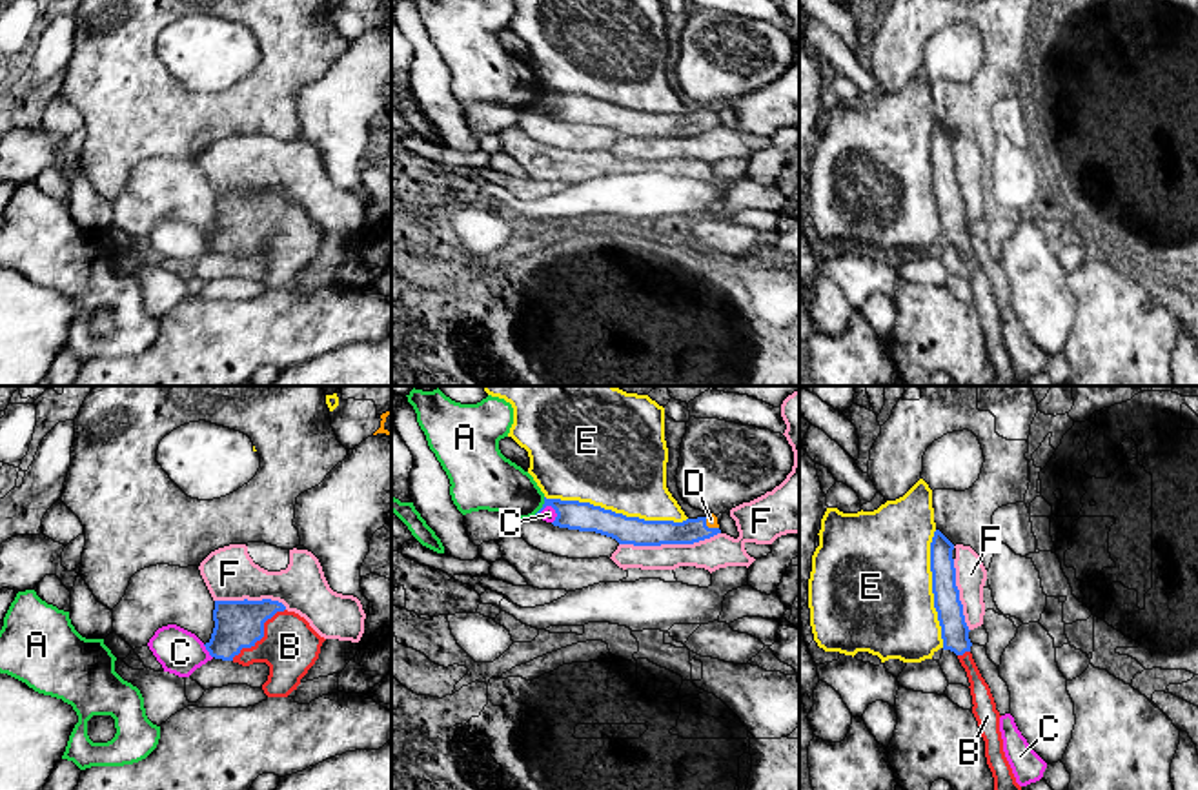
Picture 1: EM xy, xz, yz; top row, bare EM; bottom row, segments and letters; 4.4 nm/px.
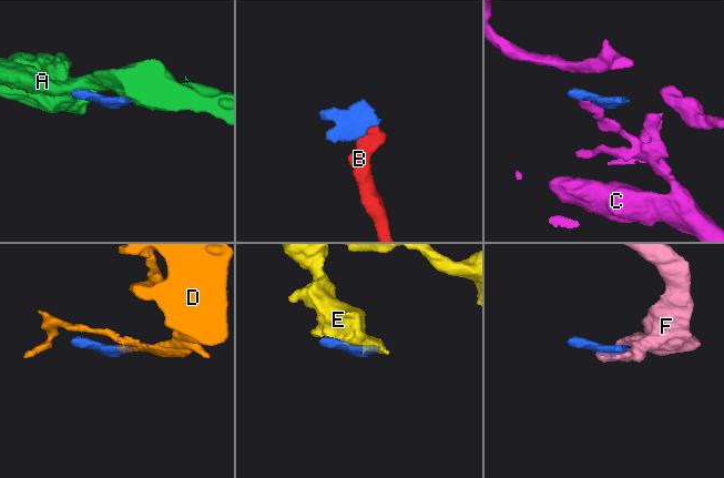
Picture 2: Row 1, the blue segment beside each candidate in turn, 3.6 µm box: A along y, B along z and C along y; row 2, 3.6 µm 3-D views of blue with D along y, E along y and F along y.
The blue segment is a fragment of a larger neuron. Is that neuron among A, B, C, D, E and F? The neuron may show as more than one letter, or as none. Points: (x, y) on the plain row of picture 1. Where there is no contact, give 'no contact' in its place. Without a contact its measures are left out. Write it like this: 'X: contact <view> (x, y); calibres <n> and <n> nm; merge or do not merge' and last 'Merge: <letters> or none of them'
A: contact xz (543, 99); calibres 130 and 240 nm; do not merge
B: contact xy (263, 228); calibres 220 and 260 nm; merge
C: contact xz (556, 104); calibres 130 and 70 nm; do not merge
D: contact xz (707, 119); calibres 110 and 50 nm; merge
E: contact xz (614, 104); calibres 130 and 440 nm; do not merge
F: contact xz (669, 135); calibres 130 and 150 nm; do not merge
Merge: B, D

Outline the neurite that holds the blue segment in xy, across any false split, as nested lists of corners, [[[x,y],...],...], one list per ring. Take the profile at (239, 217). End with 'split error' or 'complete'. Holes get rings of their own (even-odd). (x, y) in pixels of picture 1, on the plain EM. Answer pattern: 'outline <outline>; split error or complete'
outline [[[215,193],[215,220],[204,237],[211,249],[242,258],[266,255],[268,289],[288,289],[315,257],[326,233],[279,193]]]; split error

